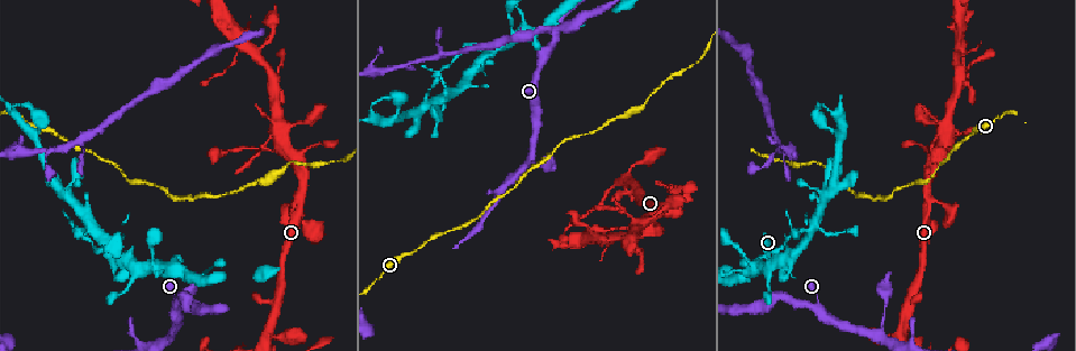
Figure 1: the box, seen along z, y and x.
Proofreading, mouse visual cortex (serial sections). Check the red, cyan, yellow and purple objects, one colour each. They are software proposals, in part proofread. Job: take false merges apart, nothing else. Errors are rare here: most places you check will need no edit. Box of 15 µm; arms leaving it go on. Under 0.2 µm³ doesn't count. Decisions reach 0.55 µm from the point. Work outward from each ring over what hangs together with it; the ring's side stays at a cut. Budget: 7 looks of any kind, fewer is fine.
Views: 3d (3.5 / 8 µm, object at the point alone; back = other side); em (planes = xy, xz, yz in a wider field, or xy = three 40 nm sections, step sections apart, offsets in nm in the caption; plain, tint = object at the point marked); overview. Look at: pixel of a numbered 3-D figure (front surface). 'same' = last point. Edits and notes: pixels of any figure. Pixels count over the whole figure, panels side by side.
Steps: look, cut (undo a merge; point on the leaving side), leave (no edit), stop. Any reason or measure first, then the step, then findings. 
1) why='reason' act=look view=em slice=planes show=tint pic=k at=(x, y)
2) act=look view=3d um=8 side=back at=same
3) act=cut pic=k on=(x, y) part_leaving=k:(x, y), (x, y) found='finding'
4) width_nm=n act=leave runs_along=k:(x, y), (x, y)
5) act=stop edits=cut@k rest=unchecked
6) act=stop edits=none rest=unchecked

why='abrupt turn' act=look view=3d um=3.5 pic=1 at=(79, 234)

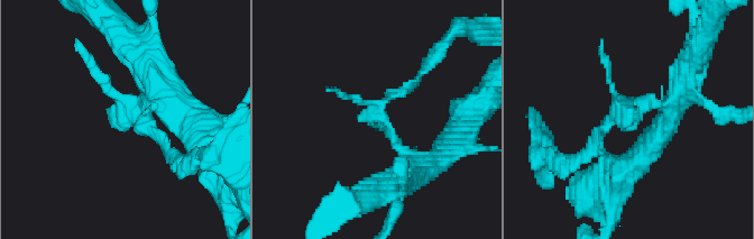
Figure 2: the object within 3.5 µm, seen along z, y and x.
why='now the EM' act=look view=em slice=xy step=3 show=tint pic=2 at=(374, 112)

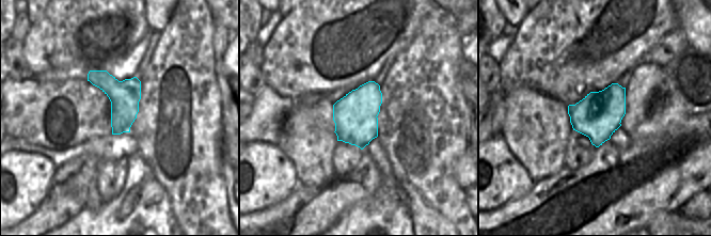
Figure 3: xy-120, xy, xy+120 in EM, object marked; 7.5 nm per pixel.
why='another direction' act=look view=em slice=xy step=2 show=tint at=same

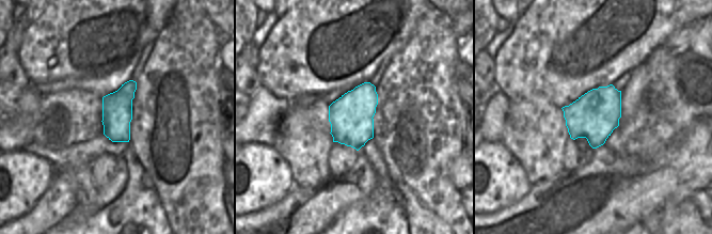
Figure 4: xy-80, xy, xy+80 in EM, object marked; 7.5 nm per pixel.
act=cut pic=2 on=(667, 119) part_leaving=2:(638, 106), (673, 106), (656, 137) found='two cells meet here'

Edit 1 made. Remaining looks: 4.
act=look view=3d um=3.5 pic=1 at=(628, 178)

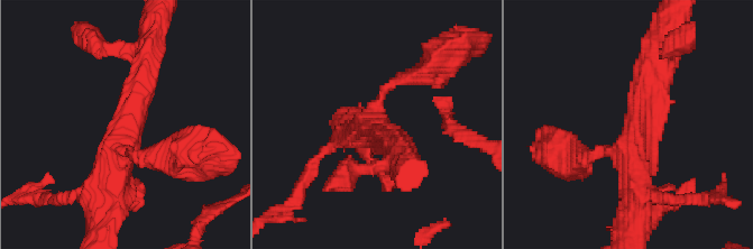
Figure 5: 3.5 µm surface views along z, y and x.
act=leave runs_along=5:(141, 76), (113, 176), (80, 193) found='continuous, no second cell'

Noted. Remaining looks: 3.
act=look view=3d um=3.5 pic=1 at=(925, 205)

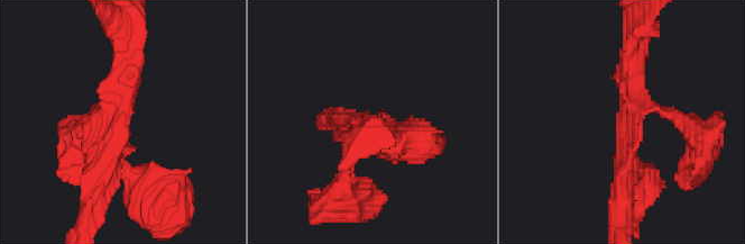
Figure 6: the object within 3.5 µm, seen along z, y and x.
why='shape alone is not enough' act=look view=em slice=planes show=tint pic=6 at=(624, 119)

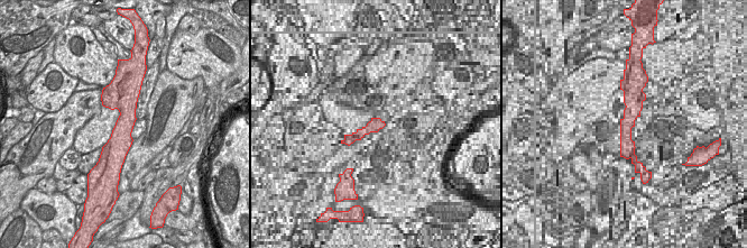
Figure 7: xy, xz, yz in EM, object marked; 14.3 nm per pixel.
act=leave runs_along=6:(98, 189), (125, 106), (128, 47) found='continuous, no second cell'

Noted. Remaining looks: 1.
act=stop edits=cut@2 rest=unchecked

